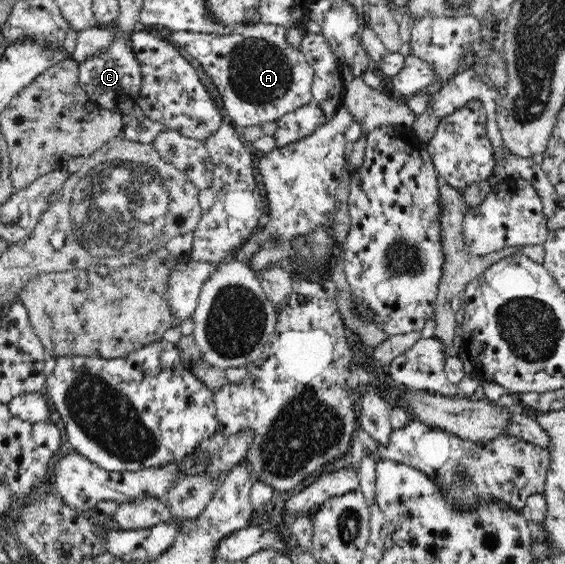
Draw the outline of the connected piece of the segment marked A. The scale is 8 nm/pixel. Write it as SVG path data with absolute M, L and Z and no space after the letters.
M257 23L251 26L246 25L238 32L228 35L194 32L164 32L164 34L169 41L184 48L194 59L198 59L222 95L224 110L228 113L226 118L236 127L239 125L244 128L277 121L283 115L292 113L312 101L314 69L307 63L300 47L288 42L288 31L289 29L284 25Z

